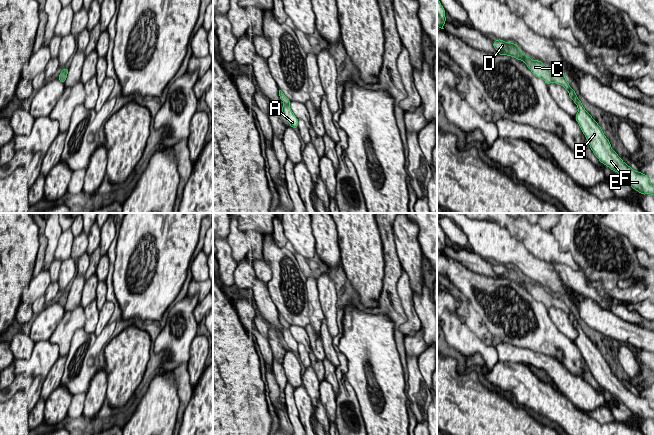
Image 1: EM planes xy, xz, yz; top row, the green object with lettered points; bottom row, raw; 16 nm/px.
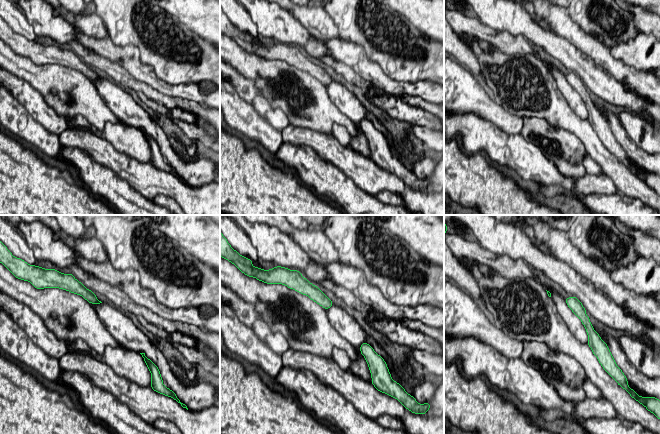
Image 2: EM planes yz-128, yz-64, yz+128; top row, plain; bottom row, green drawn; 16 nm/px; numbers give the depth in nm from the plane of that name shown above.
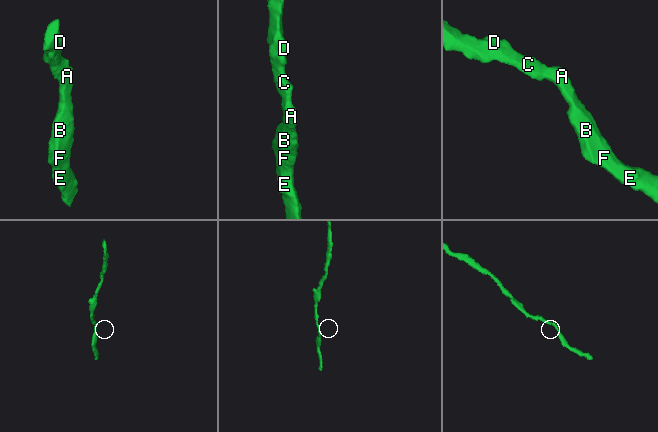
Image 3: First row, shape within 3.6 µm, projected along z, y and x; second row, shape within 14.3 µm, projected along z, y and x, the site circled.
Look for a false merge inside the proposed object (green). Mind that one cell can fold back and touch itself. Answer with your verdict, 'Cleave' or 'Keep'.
Keep

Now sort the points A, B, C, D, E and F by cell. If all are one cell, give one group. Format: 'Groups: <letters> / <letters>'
Groups: A B C D E F

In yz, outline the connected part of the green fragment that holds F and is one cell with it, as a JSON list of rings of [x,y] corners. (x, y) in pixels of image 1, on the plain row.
[[[501,263],[495,264],[493,271],[499,276],[499,279],[507,279],[522,284],[531,296],[538,302],[542,302],[547,309],[554,306],[563,310],[568,316],[570,322],[578,331],[578,337],[575,340],[583,358],[585,359],[591,374],[601,387],[608,390],[611,394],[617,396],[634,414],[646,419],[654,420],[654,409],[649,406],[649,401],[646,398],[633,394],[630,390],[615,376],[609,364],[604,359],[601,351],[585,334],[581,325],[578,323],[575,315],[566,305],[565,298],[560,295],[559,298],[554,298],[549,294],[543,286],[539,284],[533,285],[530,281],[521,276],[519,271],[511,266],[505,266]]]

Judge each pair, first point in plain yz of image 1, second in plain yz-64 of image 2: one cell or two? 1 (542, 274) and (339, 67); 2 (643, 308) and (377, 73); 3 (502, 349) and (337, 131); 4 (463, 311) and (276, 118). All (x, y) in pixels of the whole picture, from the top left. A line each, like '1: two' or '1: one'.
1: two
2: one
3: two
4: one

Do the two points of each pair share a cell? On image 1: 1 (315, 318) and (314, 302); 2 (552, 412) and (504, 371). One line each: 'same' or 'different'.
1: same
2: same

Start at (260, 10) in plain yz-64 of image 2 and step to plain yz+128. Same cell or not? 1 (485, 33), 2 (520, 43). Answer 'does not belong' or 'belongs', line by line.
1: does not belong
2: does not belong

